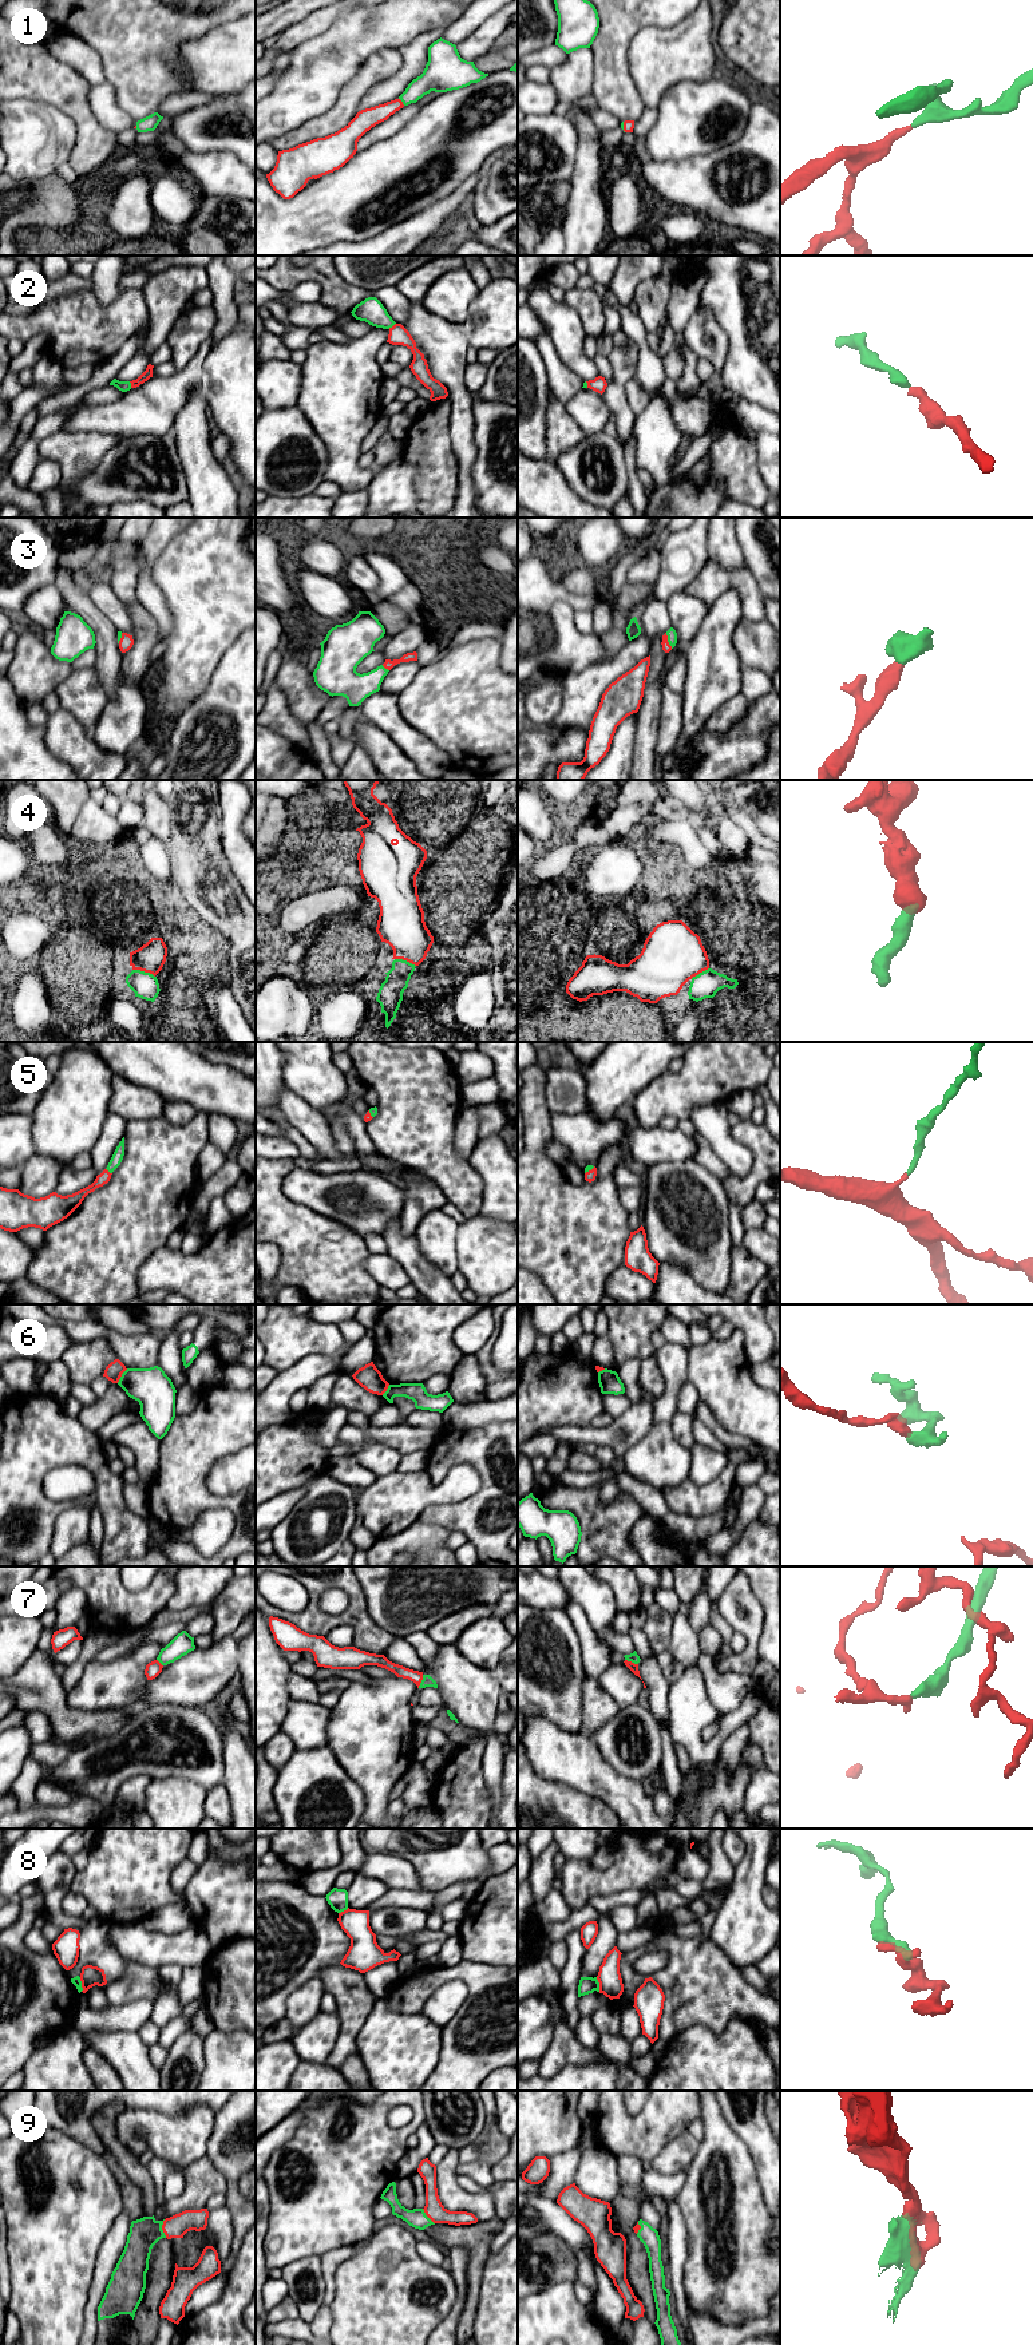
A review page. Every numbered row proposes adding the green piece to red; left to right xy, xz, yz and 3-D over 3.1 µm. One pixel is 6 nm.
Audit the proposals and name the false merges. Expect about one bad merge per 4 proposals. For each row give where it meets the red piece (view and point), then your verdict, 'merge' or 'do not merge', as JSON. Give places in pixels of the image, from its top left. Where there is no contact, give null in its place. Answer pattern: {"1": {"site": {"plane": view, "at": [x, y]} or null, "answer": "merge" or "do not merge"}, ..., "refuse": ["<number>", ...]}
{"1": {"site": {"plane": "xz", "at": [402, 102]}, "answer": "merge"}, "2": {"site": {"plane": "xz", "at": [392, 327]}, "answer": "merge"}, "3": {"site": {"plane": "yz", "at": [667, 641]}, "answer": "merge"}, "4": {"site": {"plane": "xy", "at": [143, 970]}, "answer": "merge"}, "5": {"site": {"plane": "xy", "at": [107, 1171]}, "answer": "merge"}, "6": {"site": {"plane": "xy", "at": [121, 1375]}, "answer": "do not merge"}, "7": {"site": {"plane": "xz", "at": [420, 1682]}, "answer": "do not merge"}, "8": {"site": {"plane": "xy", "at": [82, 1984]}, "answer": "do not merge"}, "9": {"site": {"plane": "xy", "at": [162, 2229]}, "answer": "merge"}, "refuse": ["6", "7", "8"]}

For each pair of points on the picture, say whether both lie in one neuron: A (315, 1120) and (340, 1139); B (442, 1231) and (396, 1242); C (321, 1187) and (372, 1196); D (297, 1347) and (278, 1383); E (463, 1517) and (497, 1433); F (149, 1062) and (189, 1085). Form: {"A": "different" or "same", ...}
{"A": "different", "B": "different", "C": "same", "D": "different", "E": "same", "F": "same"}

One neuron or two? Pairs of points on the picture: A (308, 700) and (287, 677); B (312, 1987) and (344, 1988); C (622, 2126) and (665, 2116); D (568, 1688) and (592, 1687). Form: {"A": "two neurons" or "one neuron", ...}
{"A": "one neuron", "B": "two neurons", "C": "one neuron", "D": "two neurons"}

